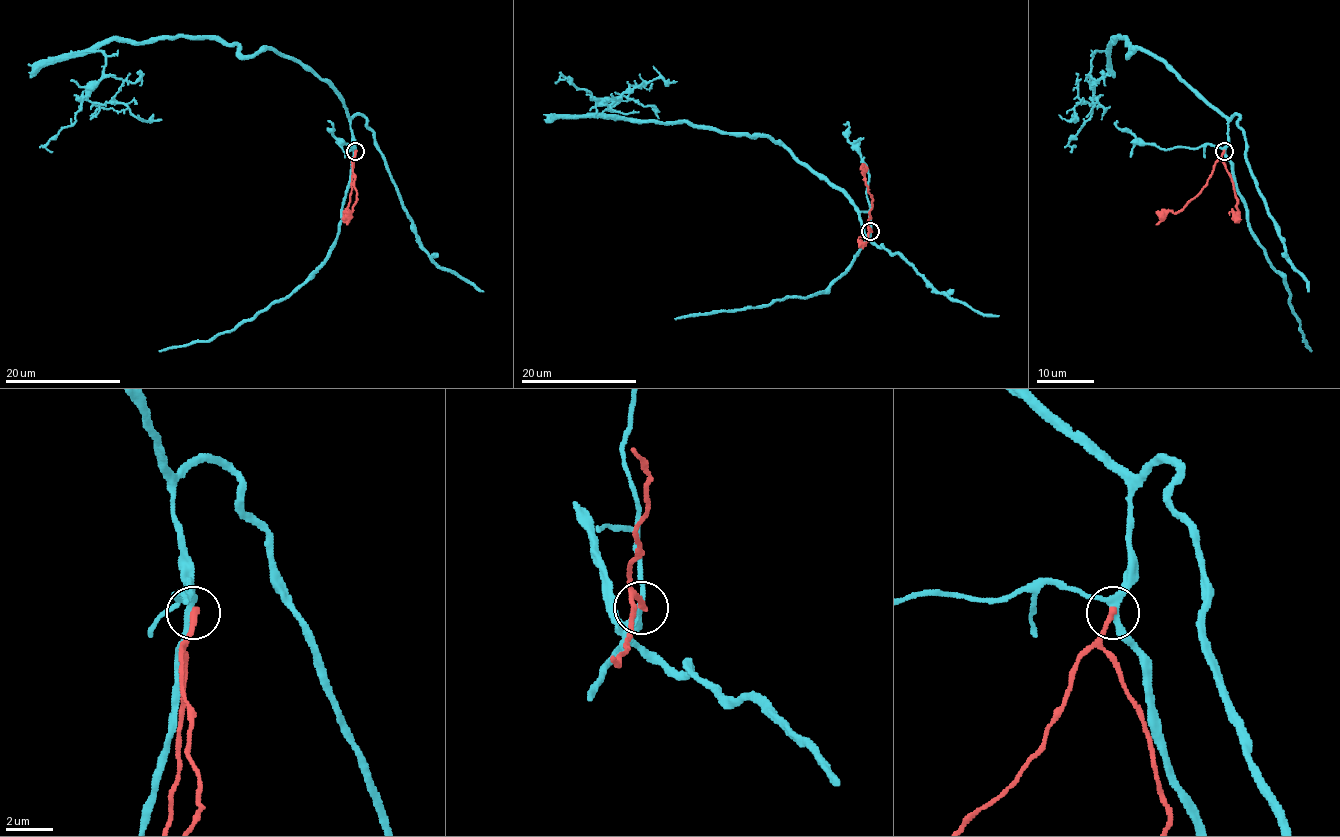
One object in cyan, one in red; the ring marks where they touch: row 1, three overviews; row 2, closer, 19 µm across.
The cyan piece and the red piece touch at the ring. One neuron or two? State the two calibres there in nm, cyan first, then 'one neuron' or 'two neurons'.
260/260 nm | two neurons

